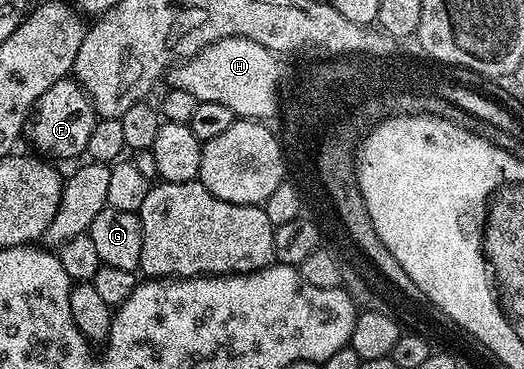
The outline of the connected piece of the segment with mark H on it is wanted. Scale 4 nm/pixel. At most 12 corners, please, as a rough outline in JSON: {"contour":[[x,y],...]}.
{"contour":[[227,36],[165,80],[236,117],[280,111],[280,57]]}

